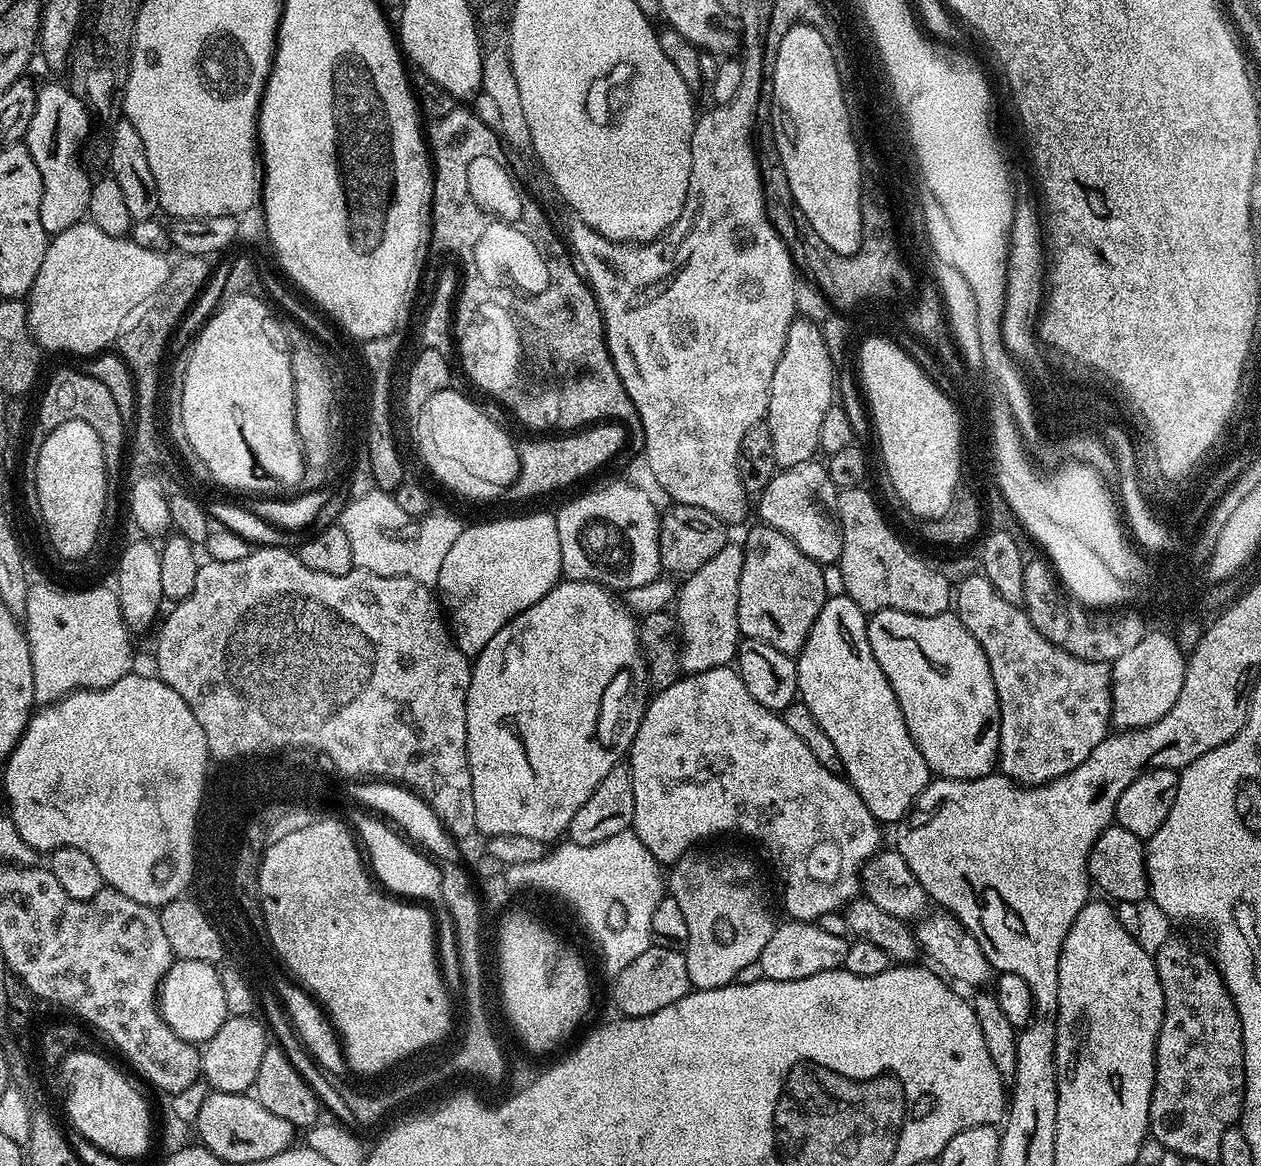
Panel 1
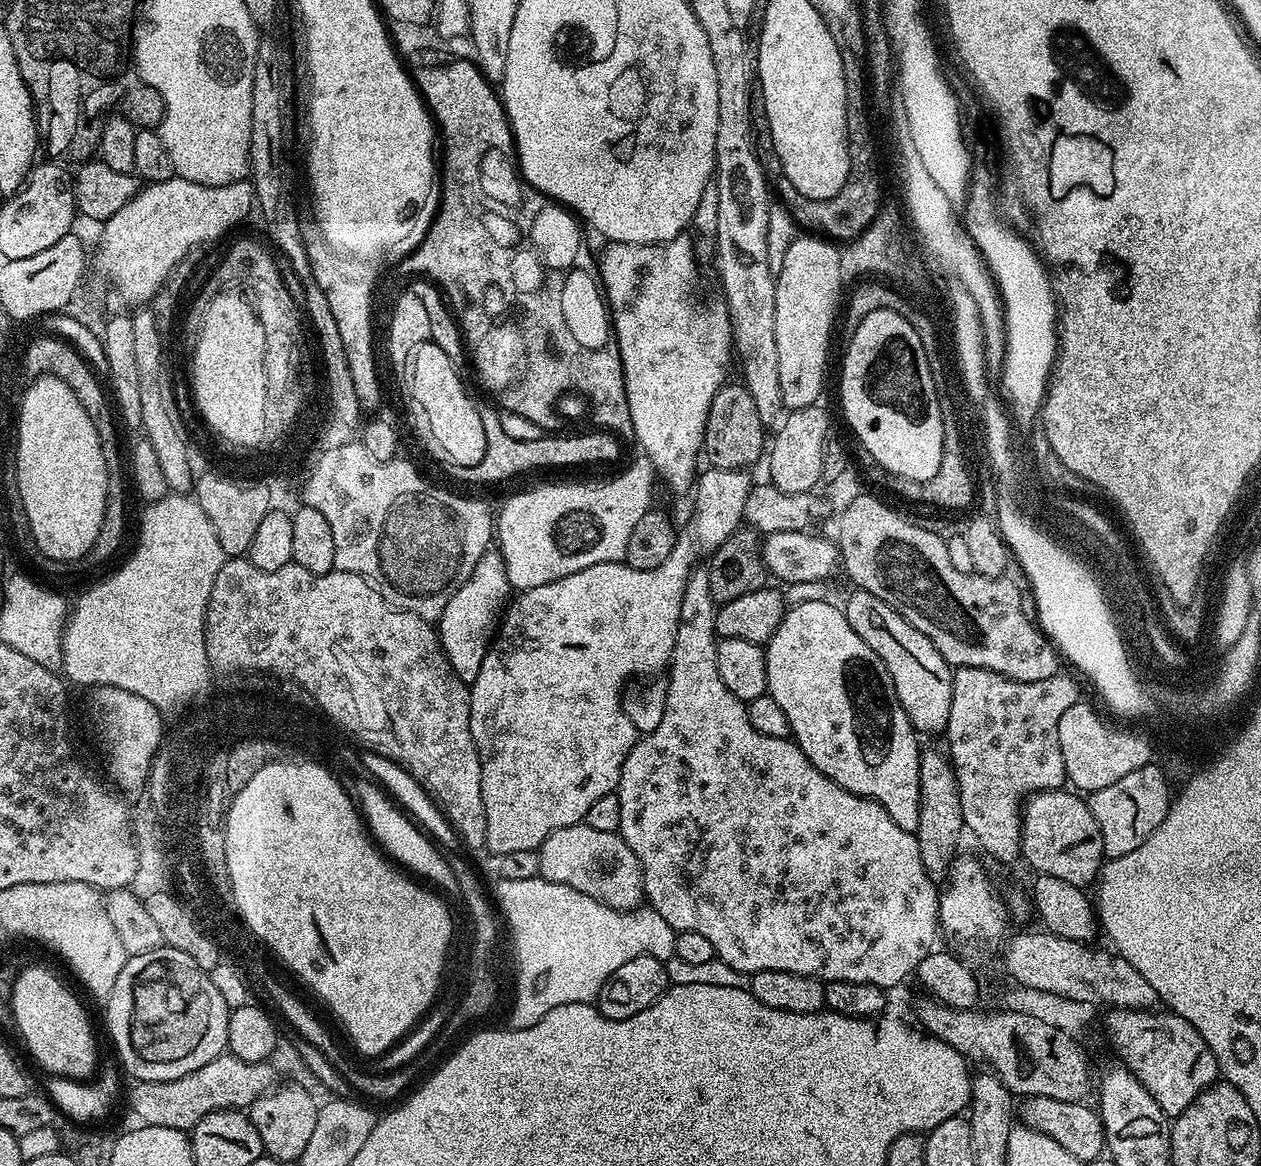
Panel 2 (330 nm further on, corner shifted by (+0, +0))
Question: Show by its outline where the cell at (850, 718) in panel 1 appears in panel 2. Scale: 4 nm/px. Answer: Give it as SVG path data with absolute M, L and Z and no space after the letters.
M822 601L793 604L787 609L778 630L768 639L766 658L767 695L782 706L788 719L791 739L795 740L806 758L826 778L850 790L856 796L877 800L902 826L902 830L915 833L920 817L920 754L918 733L912 727L906 710L896 697L894 682L878 654L854 634L854 626L844 617L843 607Z

